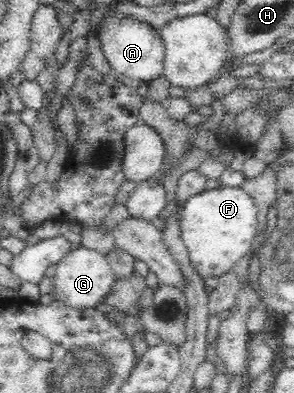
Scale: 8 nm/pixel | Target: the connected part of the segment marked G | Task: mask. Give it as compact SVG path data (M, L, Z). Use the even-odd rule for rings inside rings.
M79 245L70 249L70 253L64 255L56 264L52 281L55 287L54 295L56 299L63 301L70 307L92 309L98 303L102 303L105 295L108 295L108 292L112 289L116 277L112 273L110 264L106 261L105 254Z

